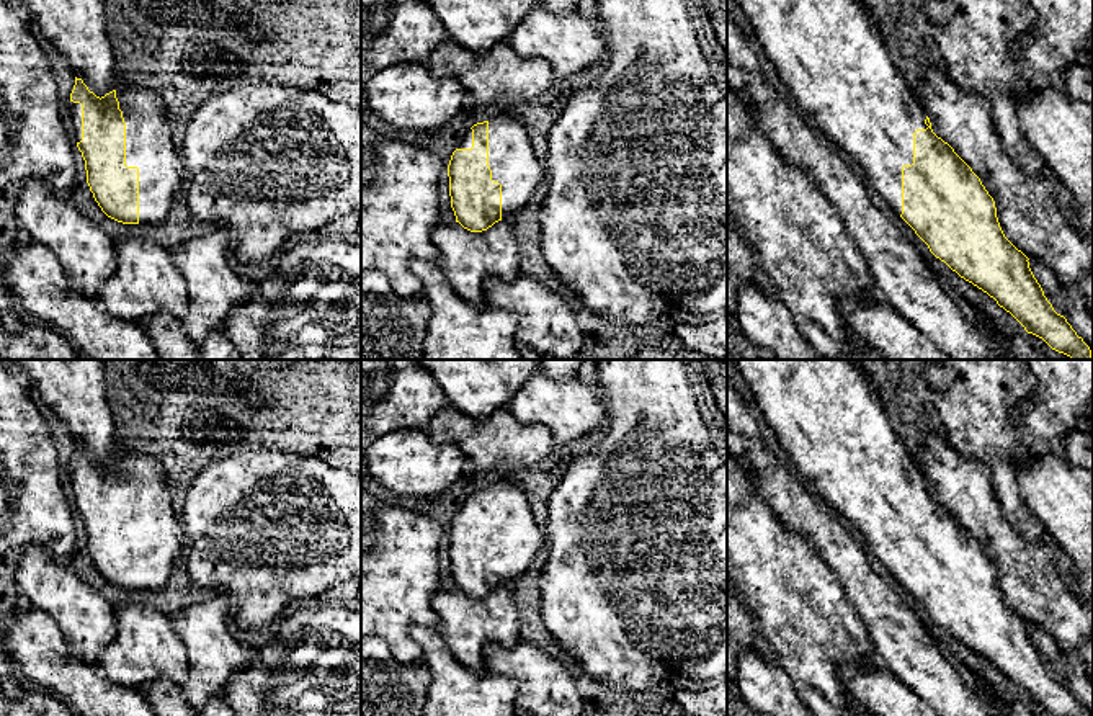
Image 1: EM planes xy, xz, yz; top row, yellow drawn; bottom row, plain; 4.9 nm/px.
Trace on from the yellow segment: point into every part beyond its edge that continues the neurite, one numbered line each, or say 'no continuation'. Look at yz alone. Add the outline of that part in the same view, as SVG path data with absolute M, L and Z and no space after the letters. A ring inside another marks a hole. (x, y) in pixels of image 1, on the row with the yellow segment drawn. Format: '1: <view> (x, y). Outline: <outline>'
1: yz (829, 54). Outline: M737 0L756 31L766 59L779 80L814 118L819 131L836 147L846 150L866 172L871 186L900 216L902 167L913 163L913 132L926 129L926 113L903 75L892 62L881 34L861 0Z

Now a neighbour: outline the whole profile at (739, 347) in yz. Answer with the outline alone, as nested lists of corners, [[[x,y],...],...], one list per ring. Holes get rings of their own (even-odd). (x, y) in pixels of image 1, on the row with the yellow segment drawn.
[[[727,315],[727,360],[778,360],[773,350],[758,347],[747,338],[740,327]]]

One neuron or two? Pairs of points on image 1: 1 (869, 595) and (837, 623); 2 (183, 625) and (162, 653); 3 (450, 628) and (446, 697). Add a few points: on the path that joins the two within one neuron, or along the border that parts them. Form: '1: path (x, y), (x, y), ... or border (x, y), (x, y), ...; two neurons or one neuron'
1: border (835, 576), (871, 644); two neurons
2: border (172, 618), (172, 628), (185, 648), (187, 671); two neurons
3: border (435, 630), (459, 661), (477, 671); two neurons

